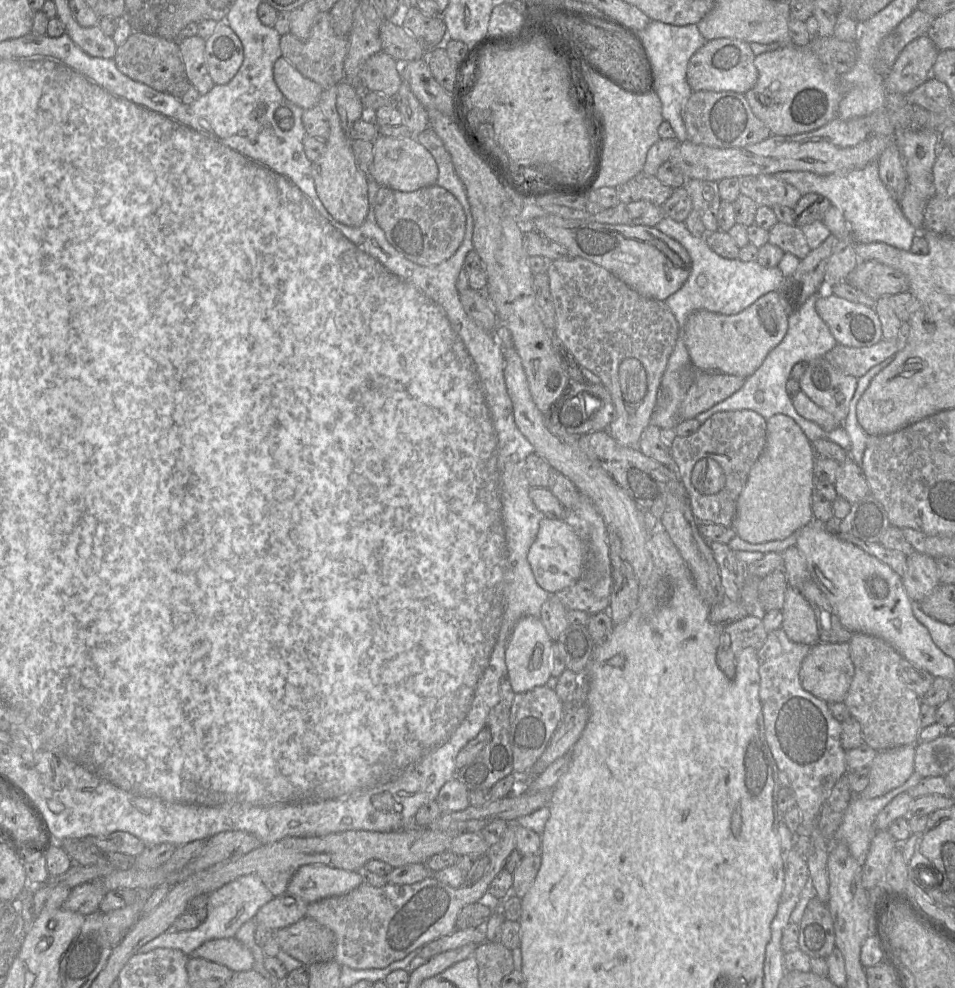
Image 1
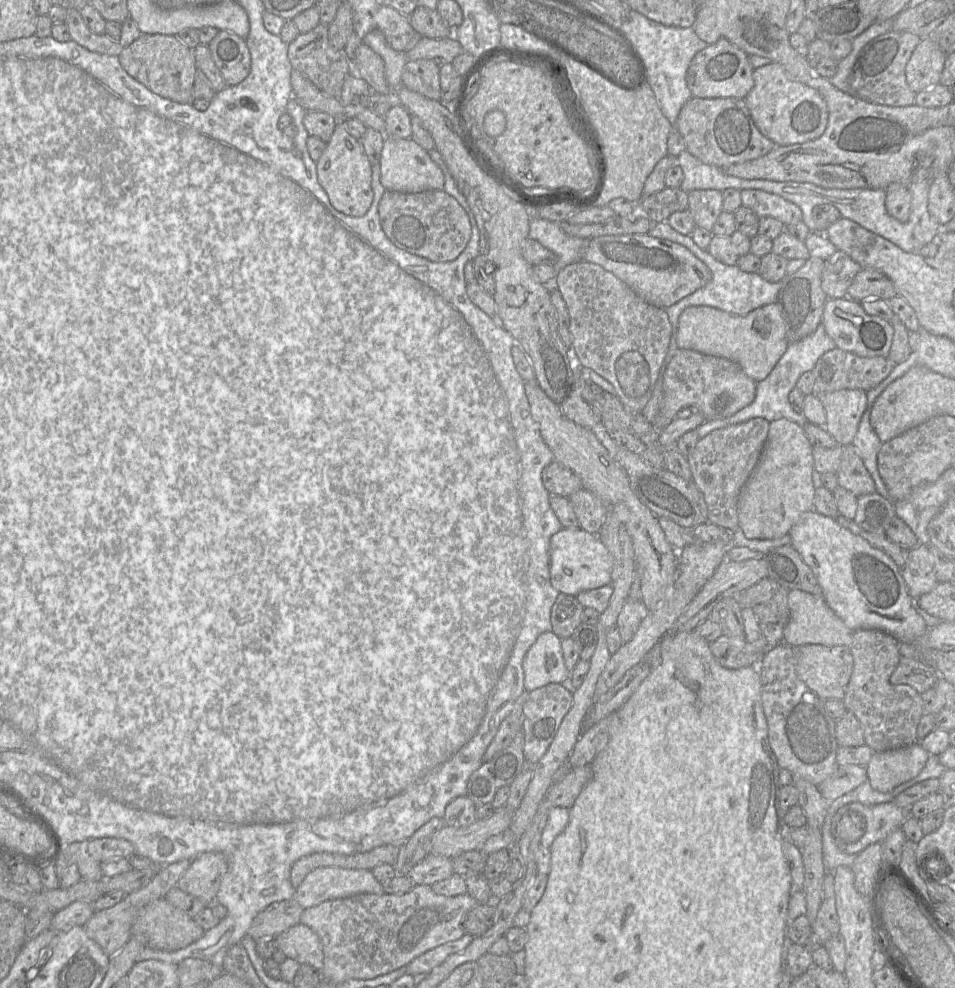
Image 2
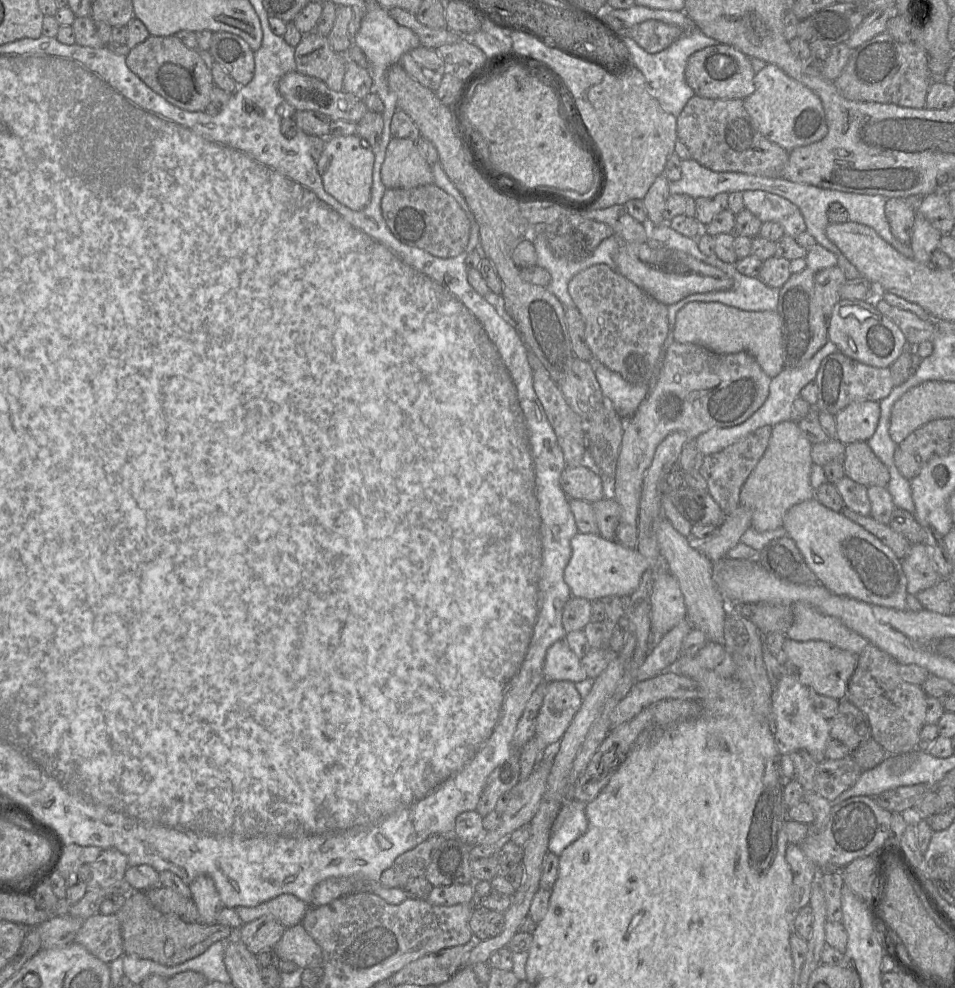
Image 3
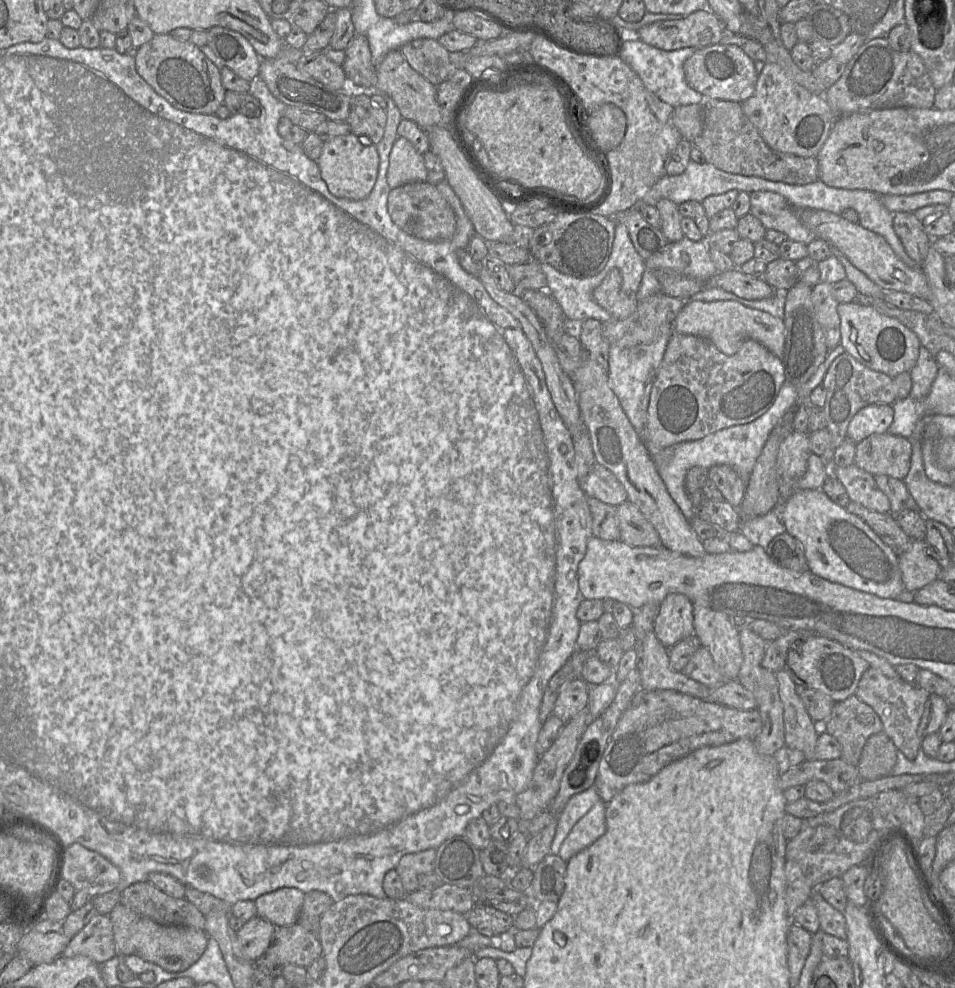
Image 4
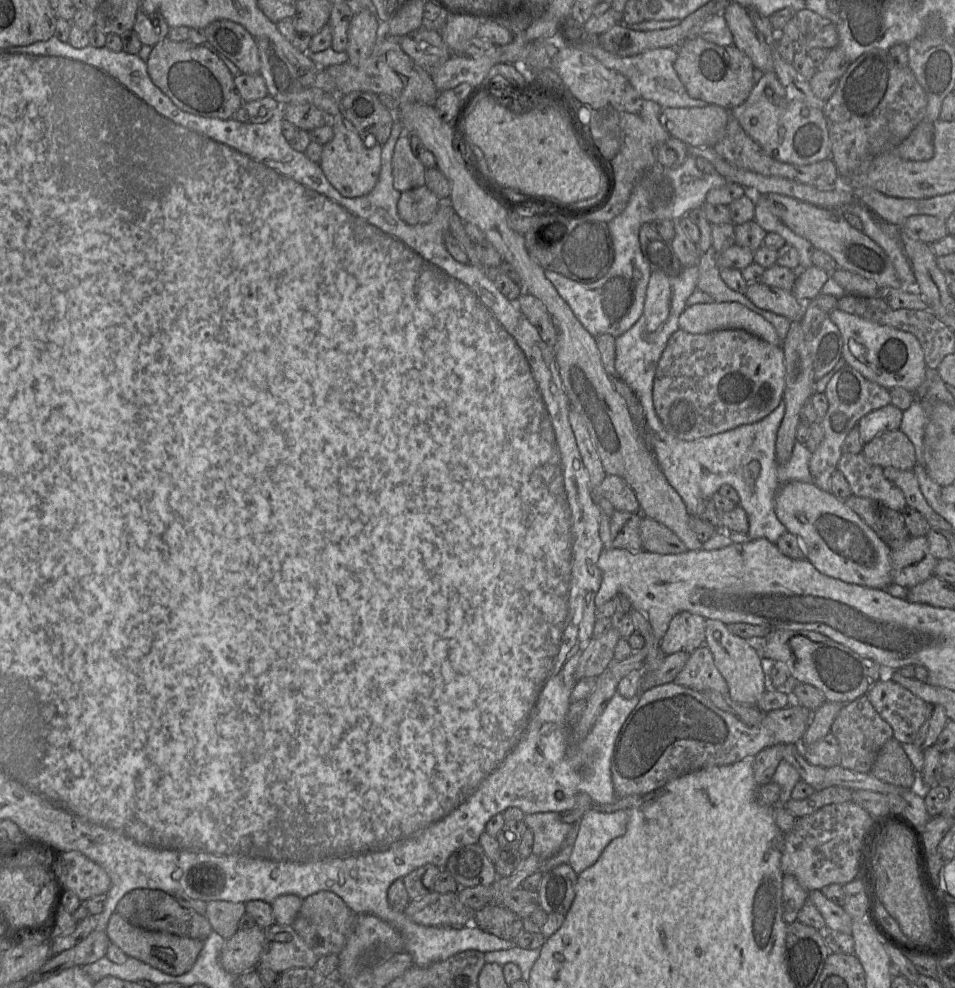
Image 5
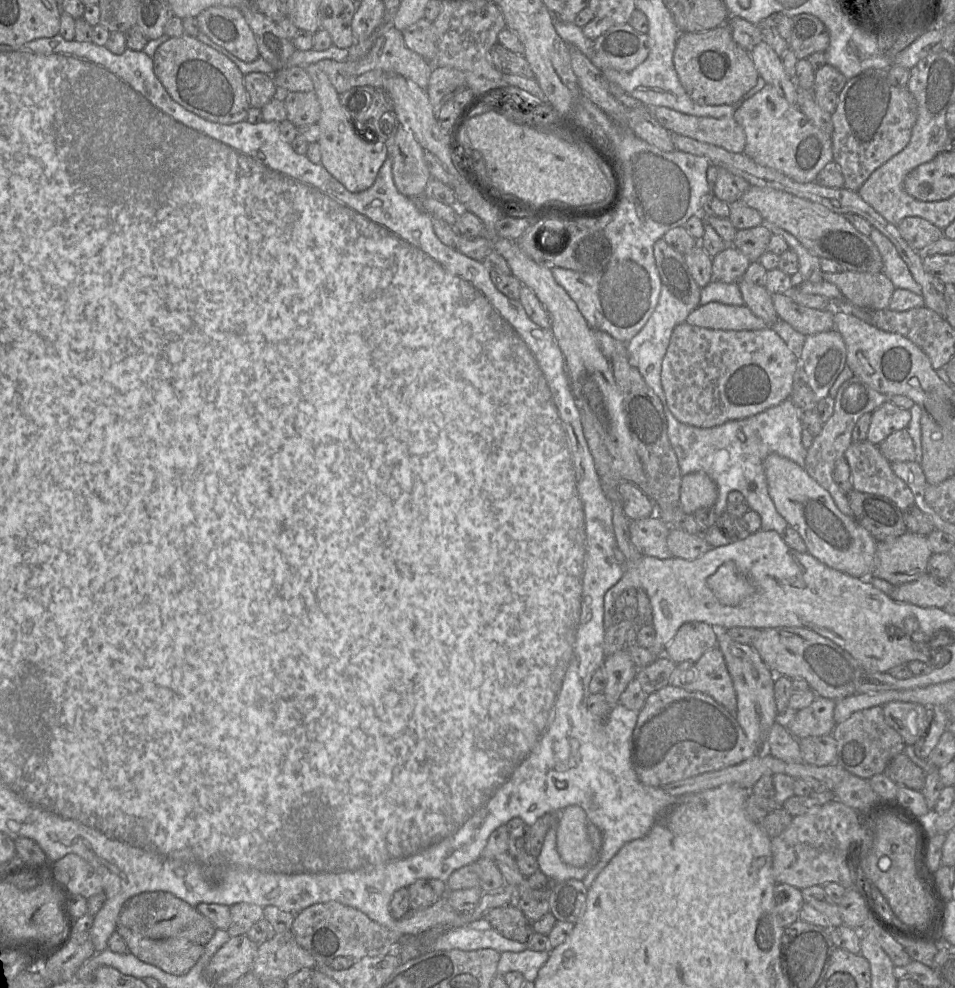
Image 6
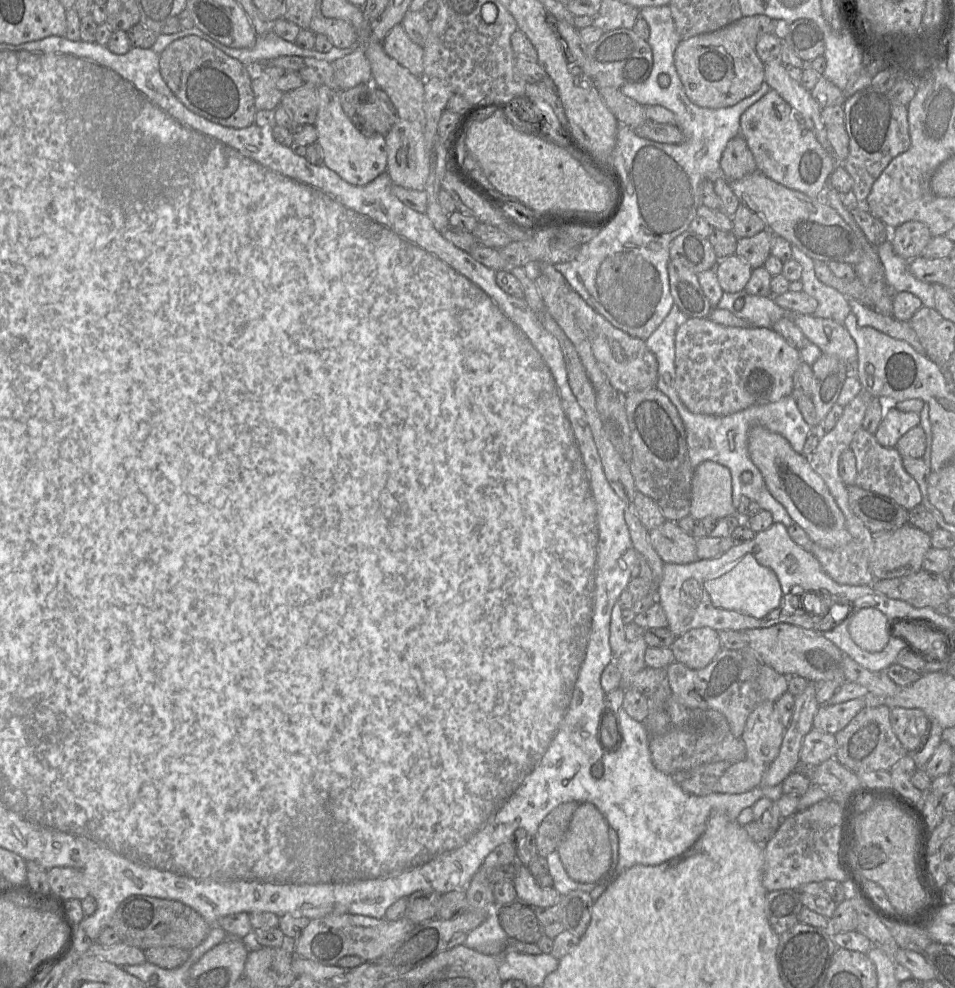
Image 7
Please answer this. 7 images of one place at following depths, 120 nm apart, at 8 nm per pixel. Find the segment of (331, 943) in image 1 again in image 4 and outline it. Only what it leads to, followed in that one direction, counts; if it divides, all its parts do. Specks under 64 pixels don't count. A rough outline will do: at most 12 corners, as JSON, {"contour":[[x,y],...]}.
{"contour":[[275,927],[266,954],[306,968],[322,955],[317,935]]}

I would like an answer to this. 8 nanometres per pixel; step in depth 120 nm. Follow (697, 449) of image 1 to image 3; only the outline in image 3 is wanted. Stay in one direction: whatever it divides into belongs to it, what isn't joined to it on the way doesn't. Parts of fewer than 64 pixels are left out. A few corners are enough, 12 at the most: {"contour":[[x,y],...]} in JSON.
{"contour":[[759,427],[704,456],[698,472],[726,517],[764,455],[772,427]]}

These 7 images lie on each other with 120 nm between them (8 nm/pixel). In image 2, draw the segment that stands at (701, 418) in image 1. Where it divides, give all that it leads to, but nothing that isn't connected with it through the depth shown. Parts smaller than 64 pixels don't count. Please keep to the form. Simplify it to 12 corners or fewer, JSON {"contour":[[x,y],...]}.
{"contour":[[822,323],[789,342],[752,403],[728,418],[706,420],[698,438],[756,417],[807,419],[788,399],[799,377],[836,348]]}

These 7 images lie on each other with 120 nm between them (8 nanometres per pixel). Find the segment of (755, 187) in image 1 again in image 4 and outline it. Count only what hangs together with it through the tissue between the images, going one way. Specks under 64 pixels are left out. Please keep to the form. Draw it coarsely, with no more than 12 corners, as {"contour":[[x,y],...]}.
{"contour":[[770,191],[749,193],[750,211],[767,230],[808,245],[814,238],[796,209]]}

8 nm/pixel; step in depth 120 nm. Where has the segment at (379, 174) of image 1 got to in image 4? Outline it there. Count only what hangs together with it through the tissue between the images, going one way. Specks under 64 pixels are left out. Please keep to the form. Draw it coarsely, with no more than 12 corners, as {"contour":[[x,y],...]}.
{"contour":[[398,137],[389,156],[394,189],[427,182],[423,154]]}

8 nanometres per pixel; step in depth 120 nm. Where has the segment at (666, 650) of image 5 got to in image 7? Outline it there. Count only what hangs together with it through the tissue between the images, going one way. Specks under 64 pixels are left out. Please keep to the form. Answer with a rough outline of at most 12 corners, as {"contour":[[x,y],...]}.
{"contour":[[695,628],[670,646],[676,662],[706,667],[722,649],[719,632]]}

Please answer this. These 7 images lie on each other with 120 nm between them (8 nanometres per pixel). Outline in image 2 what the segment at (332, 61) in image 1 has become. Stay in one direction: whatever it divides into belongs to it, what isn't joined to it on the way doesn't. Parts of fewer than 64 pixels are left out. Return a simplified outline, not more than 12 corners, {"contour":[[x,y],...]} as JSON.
{"contour":[[319,23],[288,44],[293,69],[339,97],[353,70]]}

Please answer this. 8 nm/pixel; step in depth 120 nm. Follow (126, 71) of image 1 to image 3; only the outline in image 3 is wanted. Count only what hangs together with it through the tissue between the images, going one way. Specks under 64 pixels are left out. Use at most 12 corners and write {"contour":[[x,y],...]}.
{"contour":[[149,36],[128,68],[171,104],[202,111],[211,69],[176,36]]}

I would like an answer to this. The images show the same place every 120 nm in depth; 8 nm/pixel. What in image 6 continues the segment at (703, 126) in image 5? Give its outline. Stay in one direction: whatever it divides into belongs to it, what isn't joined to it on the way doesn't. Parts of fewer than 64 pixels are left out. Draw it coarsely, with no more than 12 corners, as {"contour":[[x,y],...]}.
{"contour":[[653,108],[671,133],[744,153],[733,117],[699,117]]}

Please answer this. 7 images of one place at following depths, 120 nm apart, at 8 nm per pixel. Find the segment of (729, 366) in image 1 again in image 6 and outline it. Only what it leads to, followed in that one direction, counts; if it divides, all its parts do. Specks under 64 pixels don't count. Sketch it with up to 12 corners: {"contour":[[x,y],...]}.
{"contour":[[710,302],[686,323],[714,330],[761,330],[767,324],[745,304]]}

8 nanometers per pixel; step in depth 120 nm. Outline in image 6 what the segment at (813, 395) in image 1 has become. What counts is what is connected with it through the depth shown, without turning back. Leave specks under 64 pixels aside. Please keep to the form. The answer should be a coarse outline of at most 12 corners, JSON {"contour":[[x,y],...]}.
{"contour":[[888,400],[871,413],[867,440],[878,446],[907,428],[909,410]]}

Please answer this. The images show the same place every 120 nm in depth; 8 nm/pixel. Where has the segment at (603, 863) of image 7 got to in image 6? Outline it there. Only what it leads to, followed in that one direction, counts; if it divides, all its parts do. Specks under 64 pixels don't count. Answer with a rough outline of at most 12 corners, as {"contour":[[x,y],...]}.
{"contour":[[586,811],[558,813],[557,851],[568,865],[591,867],[597,851]]}

